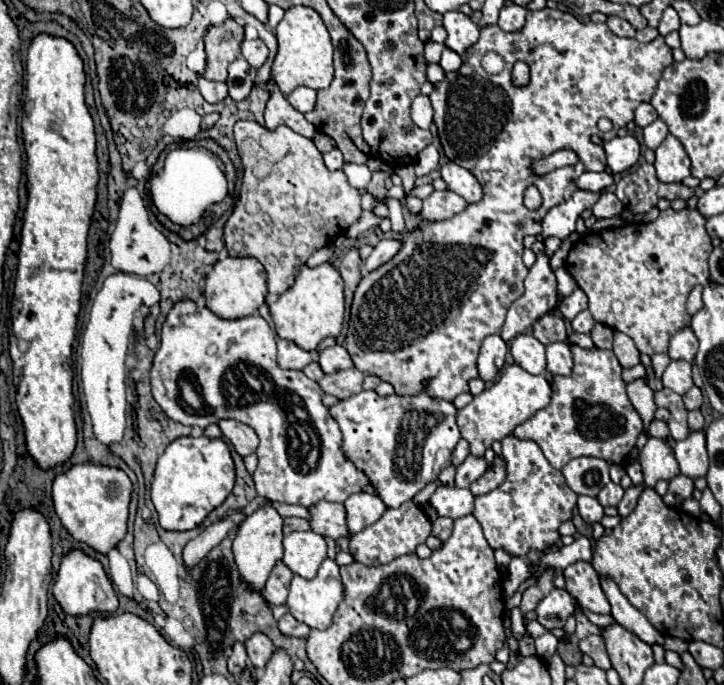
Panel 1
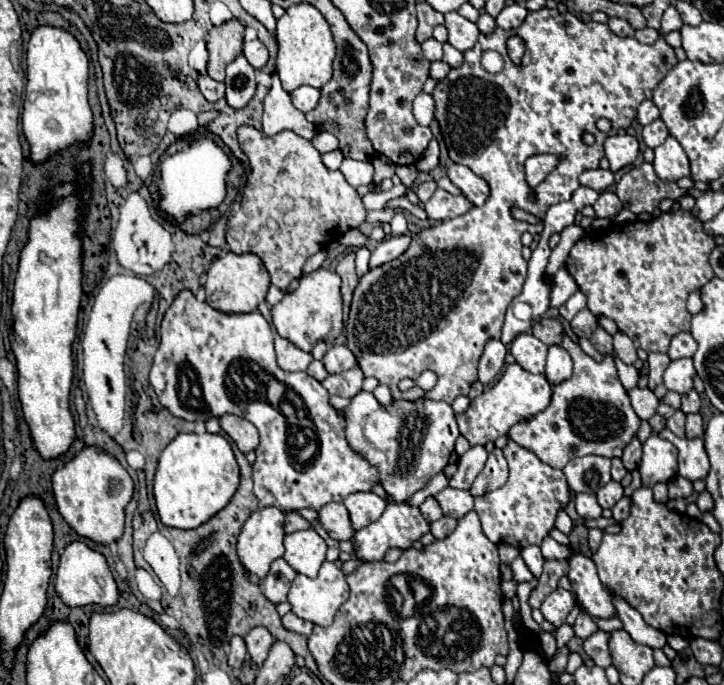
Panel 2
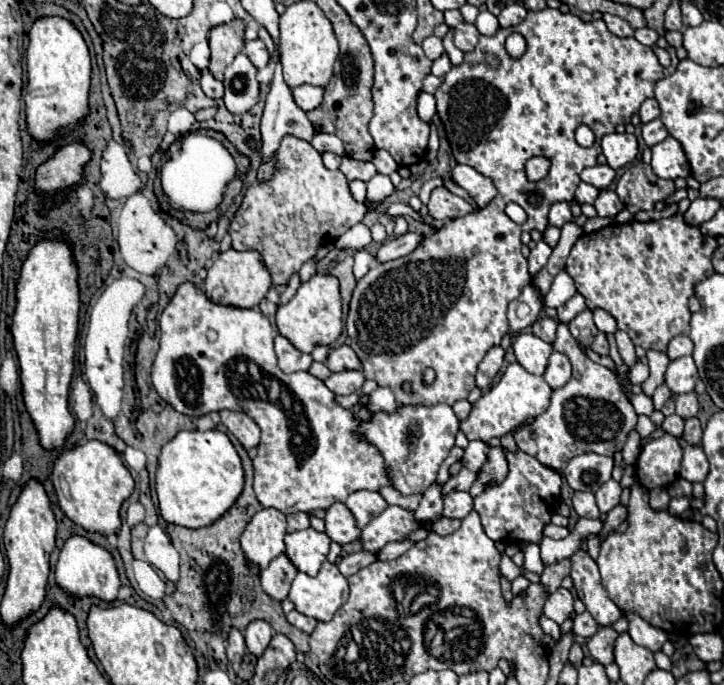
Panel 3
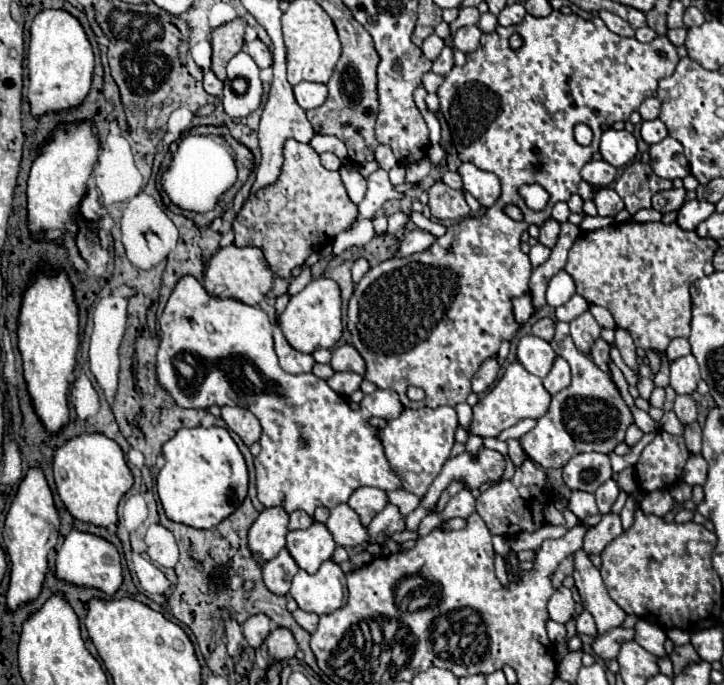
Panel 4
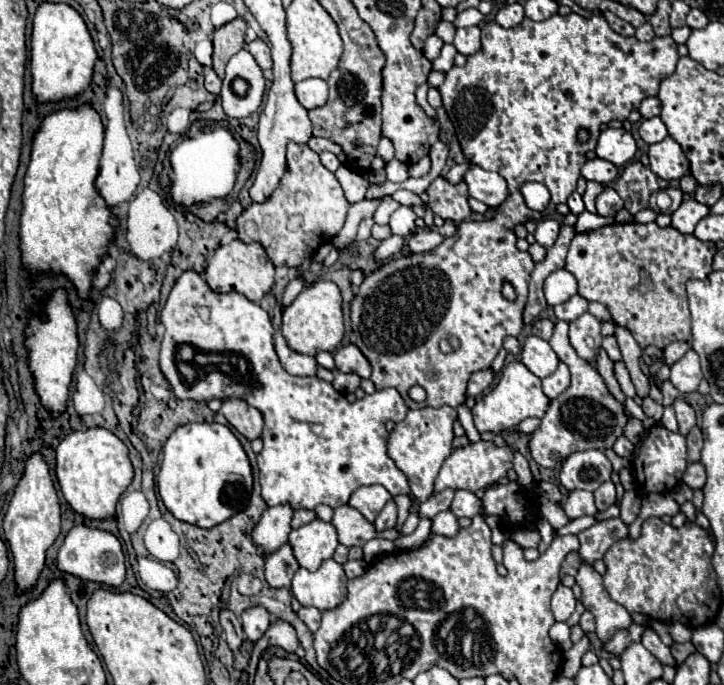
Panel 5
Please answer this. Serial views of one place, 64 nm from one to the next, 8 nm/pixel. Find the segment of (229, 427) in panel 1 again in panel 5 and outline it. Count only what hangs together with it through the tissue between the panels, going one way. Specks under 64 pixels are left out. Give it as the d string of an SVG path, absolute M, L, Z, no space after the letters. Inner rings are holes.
M226 398L224 404L222 404L222 414L248 440L260 438L262 426L264 426L262 414L256 408L248 406L246 400L242 400L242 398Z

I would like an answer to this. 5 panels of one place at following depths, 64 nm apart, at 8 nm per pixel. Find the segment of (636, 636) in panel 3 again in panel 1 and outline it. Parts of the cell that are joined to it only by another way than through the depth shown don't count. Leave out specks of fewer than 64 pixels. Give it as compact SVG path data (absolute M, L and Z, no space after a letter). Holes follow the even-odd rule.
M602 576L600 580L602 580L602 590L604 590L604 594L610 600L612 616L616 618L616 622L620 626L624 626L626 630L630 630L634 636L638 636L642 642L646 642L650 646L652 644L660 644L662 646L664 644L664 636L646 620L646 616L642 612L638 612L628 602L628 598L618 590L618 586L606 576Z

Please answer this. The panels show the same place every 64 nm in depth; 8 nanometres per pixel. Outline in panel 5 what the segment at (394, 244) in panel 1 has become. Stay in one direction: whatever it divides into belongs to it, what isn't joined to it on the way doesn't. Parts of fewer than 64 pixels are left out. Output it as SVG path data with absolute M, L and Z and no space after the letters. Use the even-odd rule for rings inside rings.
M418 230L414 236L410 236L408 240L408 246L412 252L430 252L434 250L438 244L442 244L444 236L438 232L438 230Z

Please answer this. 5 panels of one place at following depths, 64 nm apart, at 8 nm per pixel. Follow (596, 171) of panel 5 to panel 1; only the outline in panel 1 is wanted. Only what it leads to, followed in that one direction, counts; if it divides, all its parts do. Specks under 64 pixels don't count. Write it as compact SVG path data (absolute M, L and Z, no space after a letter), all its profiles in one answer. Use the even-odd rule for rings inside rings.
M584 172L580 178L578 178L578 188L582 190L592 190L592 192L602 192L606 190L608 186L612 186L614 178L612 174L608 172Z

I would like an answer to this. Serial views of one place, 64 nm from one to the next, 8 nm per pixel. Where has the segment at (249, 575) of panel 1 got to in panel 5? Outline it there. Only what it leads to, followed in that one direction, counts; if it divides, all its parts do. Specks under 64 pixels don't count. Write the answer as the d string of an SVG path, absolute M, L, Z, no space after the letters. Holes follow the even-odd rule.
M278 504L268 508L260 522L256 524L252 538L254 544L258 544L266 554L278 550L282 544L288 542L288 534L290 534L290 520L292 520L294 510L290 508L290 504Z

